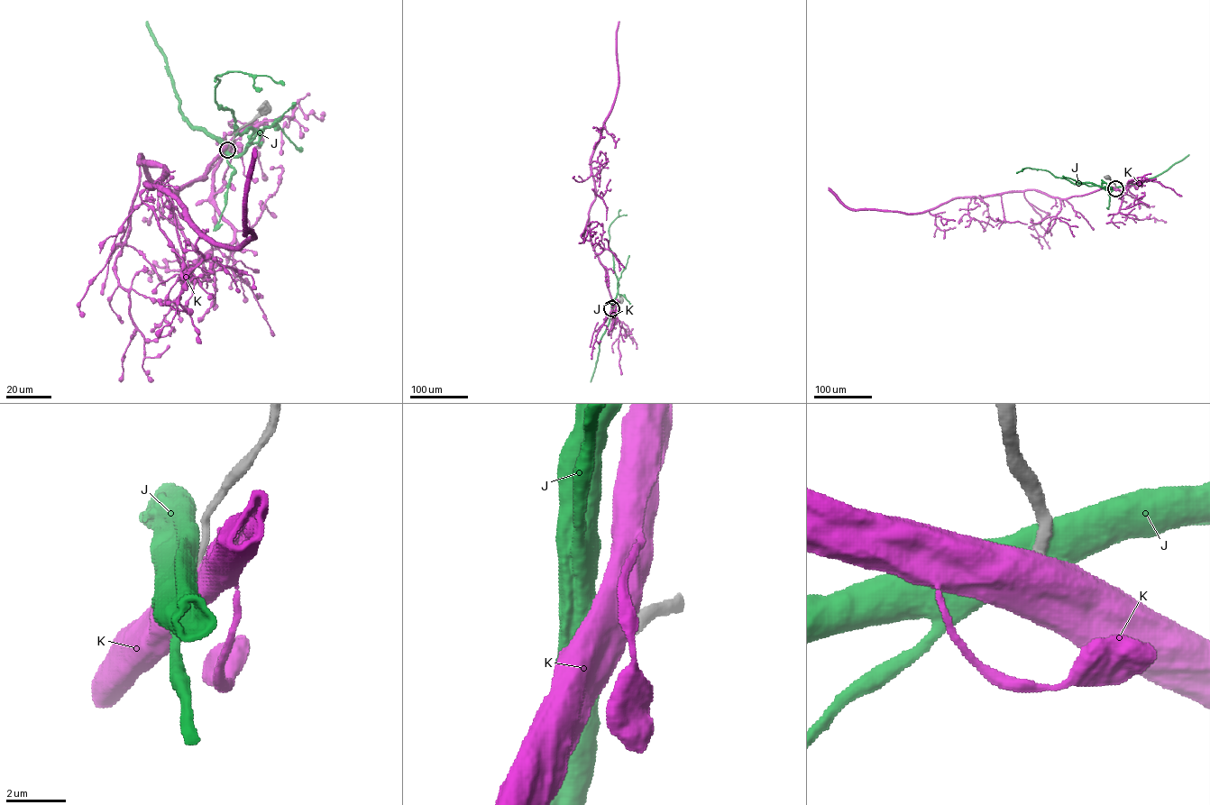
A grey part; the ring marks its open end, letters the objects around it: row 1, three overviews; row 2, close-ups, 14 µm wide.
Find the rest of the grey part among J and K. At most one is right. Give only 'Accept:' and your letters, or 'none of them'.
Accept: none of them

